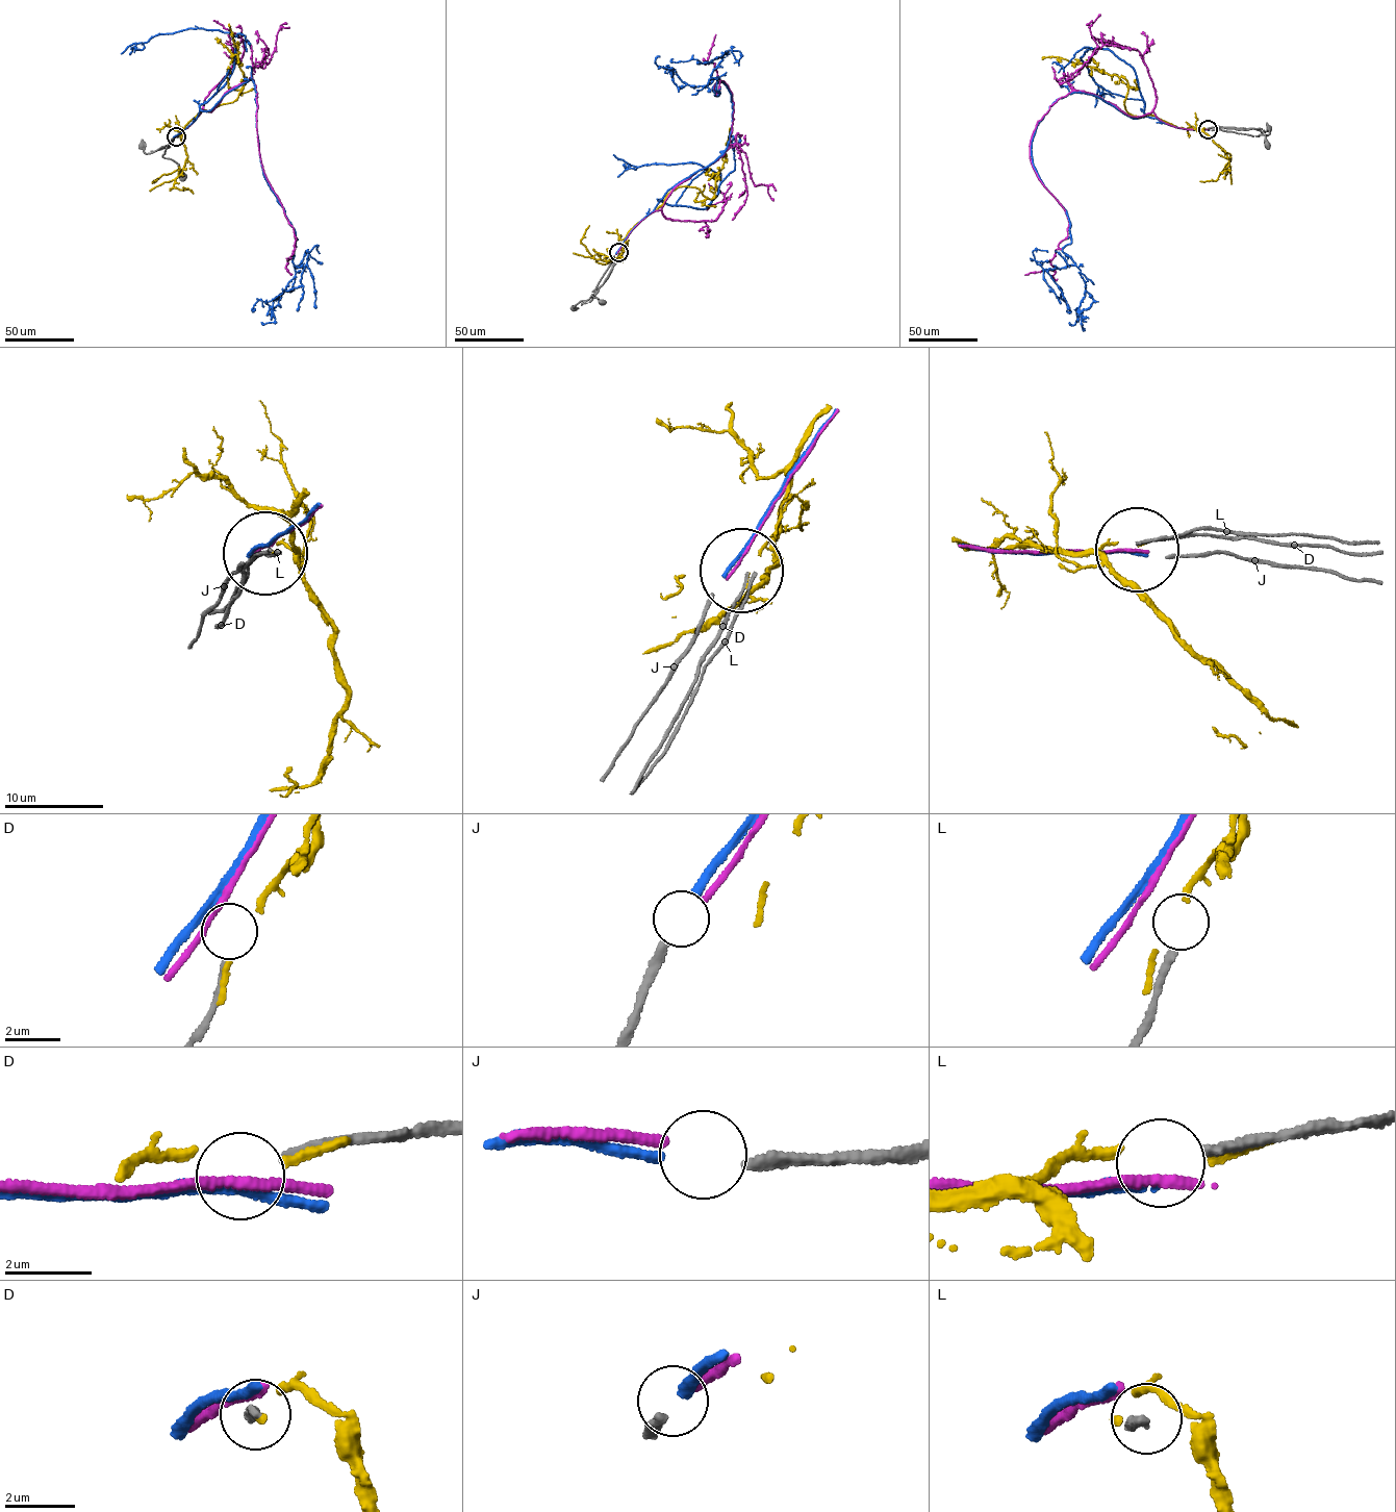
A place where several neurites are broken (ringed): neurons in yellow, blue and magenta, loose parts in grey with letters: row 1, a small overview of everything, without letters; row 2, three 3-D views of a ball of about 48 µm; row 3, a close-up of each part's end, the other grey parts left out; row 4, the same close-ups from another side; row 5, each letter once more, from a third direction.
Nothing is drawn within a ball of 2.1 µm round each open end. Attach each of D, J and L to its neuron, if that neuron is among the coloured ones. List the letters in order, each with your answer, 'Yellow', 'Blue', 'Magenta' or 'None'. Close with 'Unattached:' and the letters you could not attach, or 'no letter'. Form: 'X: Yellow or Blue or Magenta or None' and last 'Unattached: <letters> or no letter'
D: None
J: Blue
L: None
Unattached: D, L

